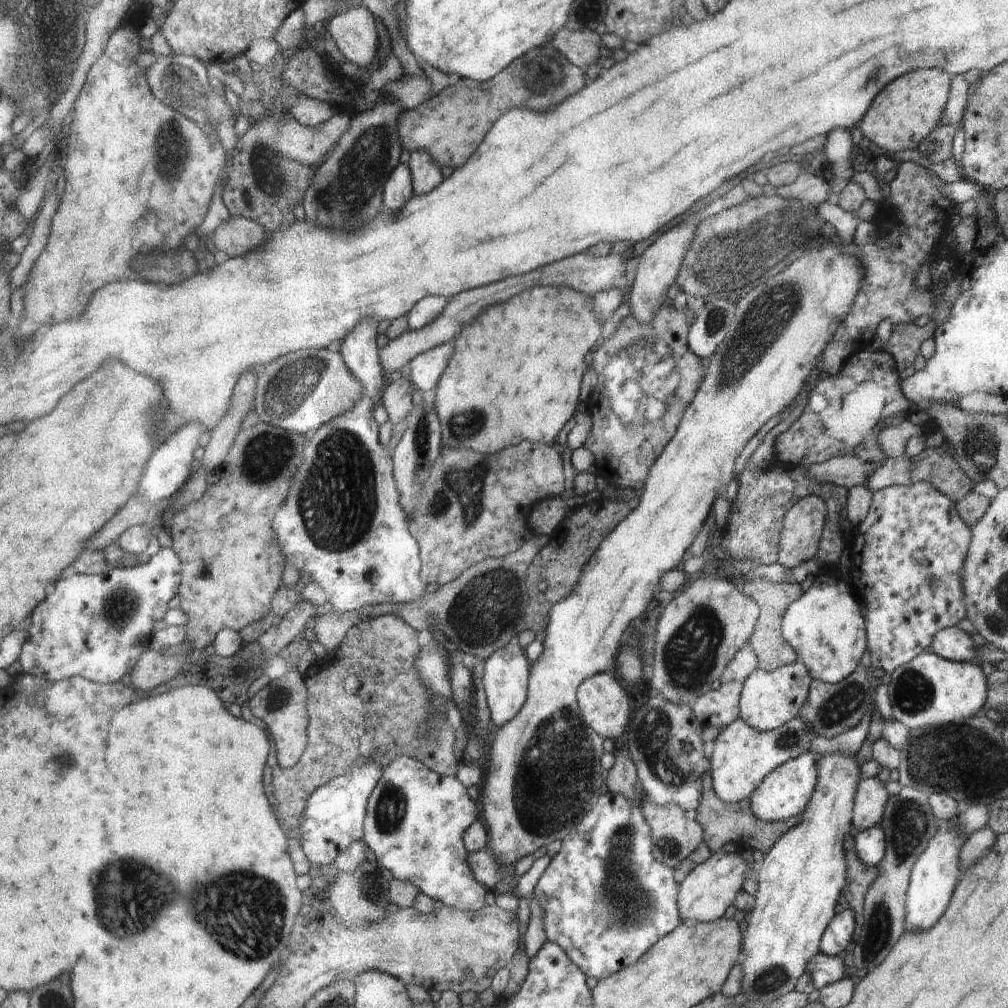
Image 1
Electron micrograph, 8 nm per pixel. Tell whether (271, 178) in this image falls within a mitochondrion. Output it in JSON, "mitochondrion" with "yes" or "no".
{"mitochondrion":"yes"}

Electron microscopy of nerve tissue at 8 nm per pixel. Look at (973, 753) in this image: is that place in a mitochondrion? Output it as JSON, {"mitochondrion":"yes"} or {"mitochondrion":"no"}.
{"mitochondrion":"yes"}

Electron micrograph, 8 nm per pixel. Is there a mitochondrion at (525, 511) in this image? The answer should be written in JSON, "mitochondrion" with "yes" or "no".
{"mitochondrion":"no"}

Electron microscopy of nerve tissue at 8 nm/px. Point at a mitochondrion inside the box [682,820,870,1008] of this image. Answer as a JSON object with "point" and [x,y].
{"point":[776,975]}

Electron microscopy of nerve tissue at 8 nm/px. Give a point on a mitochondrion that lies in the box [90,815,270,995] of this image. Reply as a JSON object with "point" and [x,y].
{"point":[133,892]}

